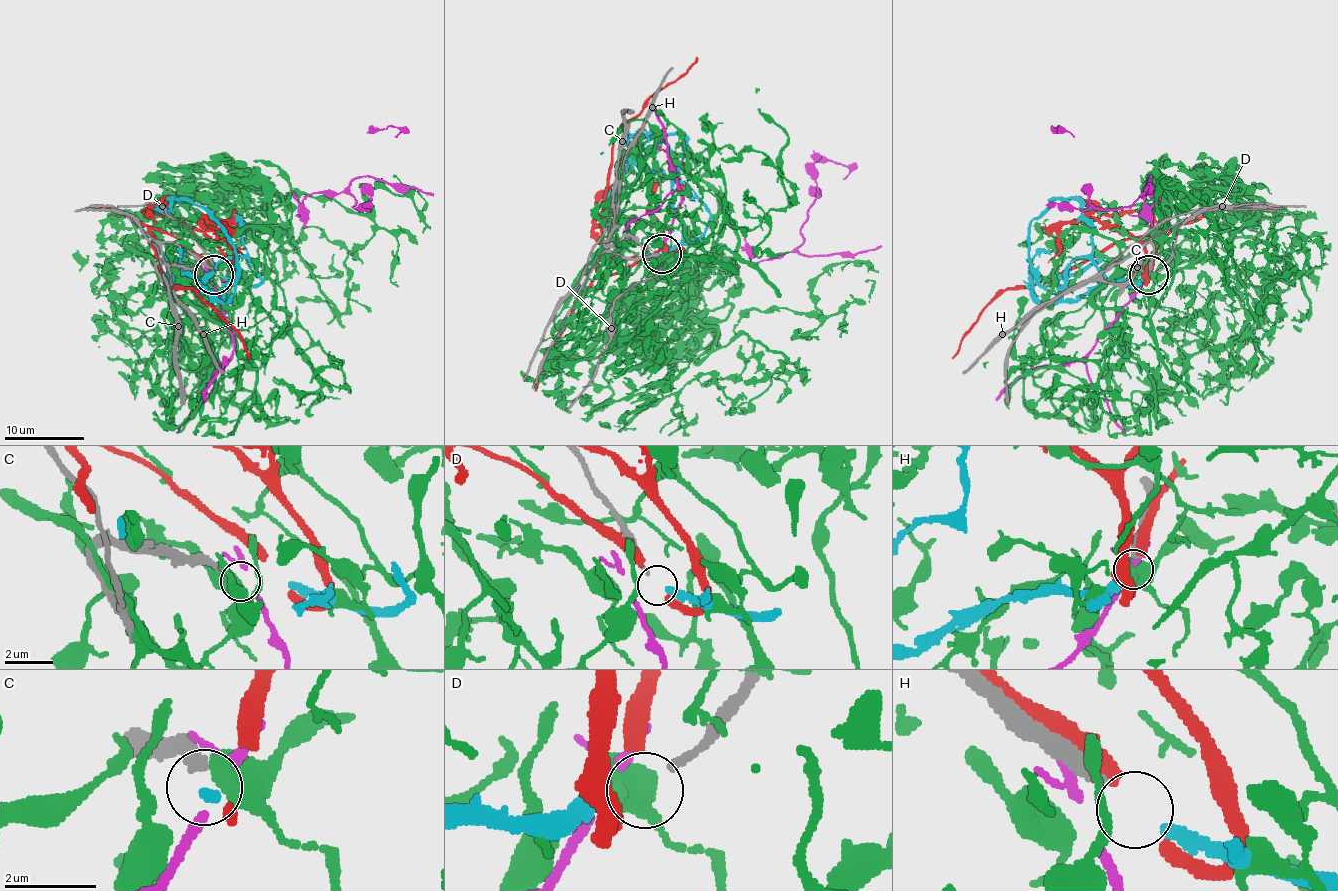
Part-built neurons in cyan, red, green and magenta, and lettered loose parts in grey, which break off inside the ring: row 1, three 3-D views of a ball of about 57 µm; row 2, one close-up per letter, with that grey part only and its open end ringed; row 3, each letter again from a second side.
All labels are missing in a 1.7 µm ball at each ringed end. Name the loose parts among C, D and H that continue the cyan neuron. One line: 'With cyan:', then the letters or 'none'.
With cyan: H

